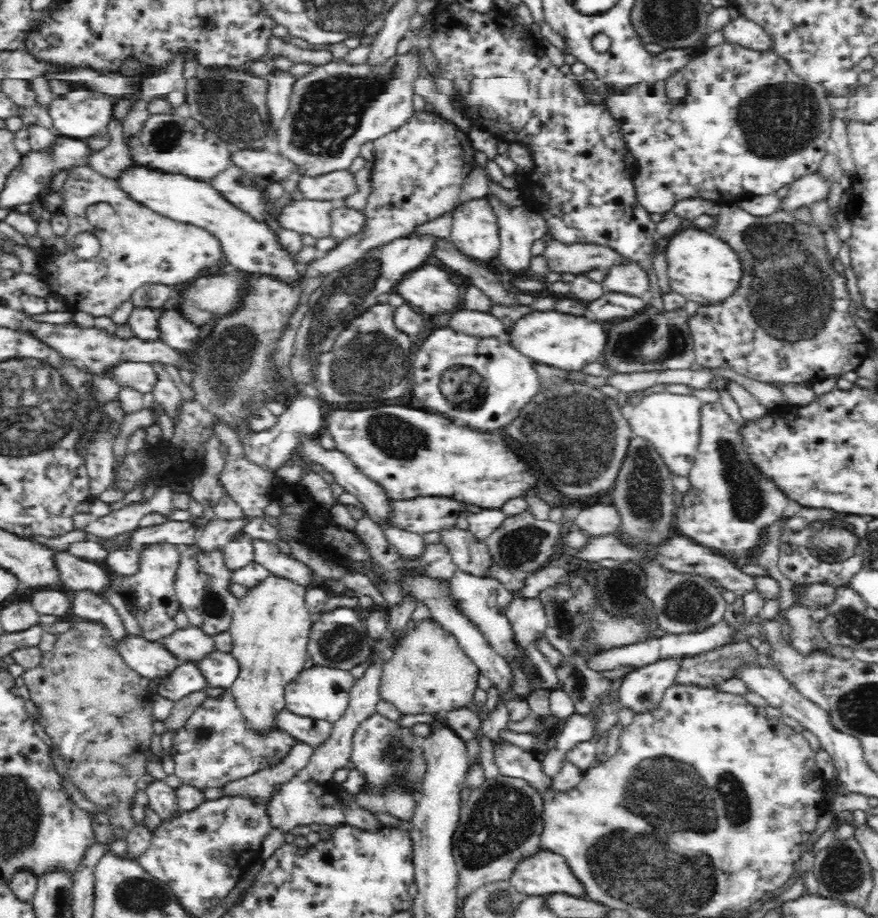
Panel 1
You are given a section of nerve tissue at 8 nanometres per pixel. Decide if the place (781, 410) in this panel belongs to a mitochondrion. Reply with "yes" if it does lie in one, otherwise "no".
no

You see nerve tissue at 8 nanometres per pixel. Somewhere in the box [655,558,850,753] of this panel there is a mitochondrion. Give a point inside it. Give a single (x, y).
(688, 602)

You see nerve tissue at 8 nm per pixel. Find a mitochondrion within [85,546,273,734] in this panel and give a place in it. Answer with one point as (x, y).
(212, 604)

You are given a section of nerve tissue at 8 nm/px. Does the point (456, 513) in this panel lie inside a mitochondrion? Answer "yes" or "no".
no

